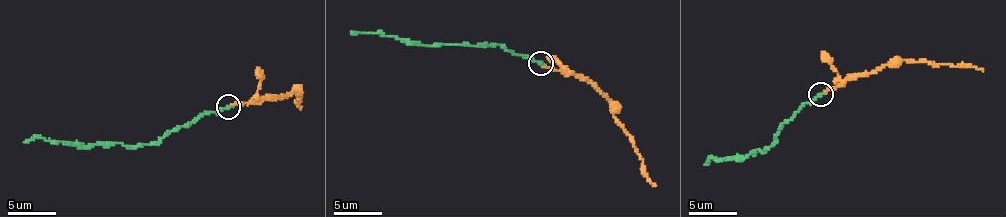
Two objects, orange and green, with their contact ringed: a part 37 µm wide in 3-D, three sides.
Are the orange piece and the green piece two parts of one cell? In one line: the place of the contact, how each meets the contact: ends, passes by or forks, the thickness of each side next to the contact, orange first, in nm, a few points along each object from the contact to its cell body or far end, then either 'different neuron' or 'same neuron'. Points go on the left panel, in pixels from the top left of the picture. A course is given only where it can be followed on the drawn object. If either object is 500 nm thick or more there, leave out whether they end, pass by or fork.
(228, 107) | orange ends | green ends | 170/160 nm | orange via (227, 106), (276, 100), (294, 89), (300, 96), (300, 102), (295, 103), (300, 109) | green via (227, 106), (215, 112), (204, 111), (149, 144), (72, 145), (31, 137), (24, 142) | same neuron

